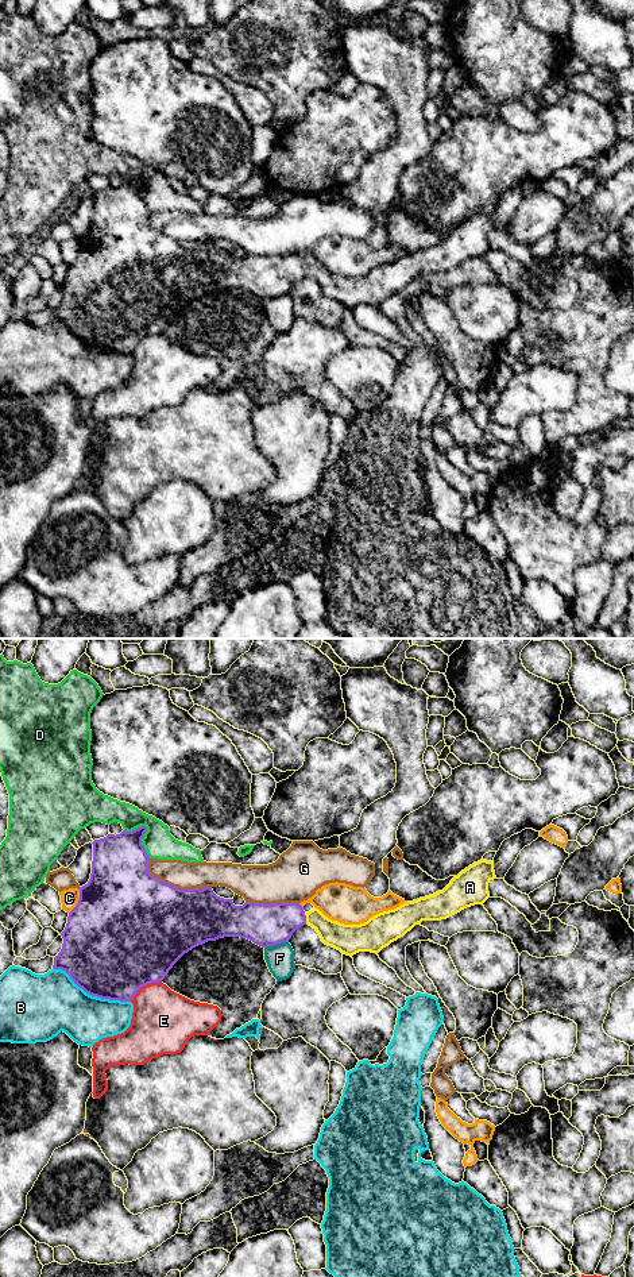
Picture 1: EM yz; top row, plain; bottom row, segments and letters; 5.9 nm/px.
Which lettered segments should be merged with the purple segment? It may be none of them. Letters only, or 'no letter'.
A

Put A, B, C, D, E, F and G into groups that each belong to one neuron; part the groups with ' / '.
A / B / C / D / E / F / G

